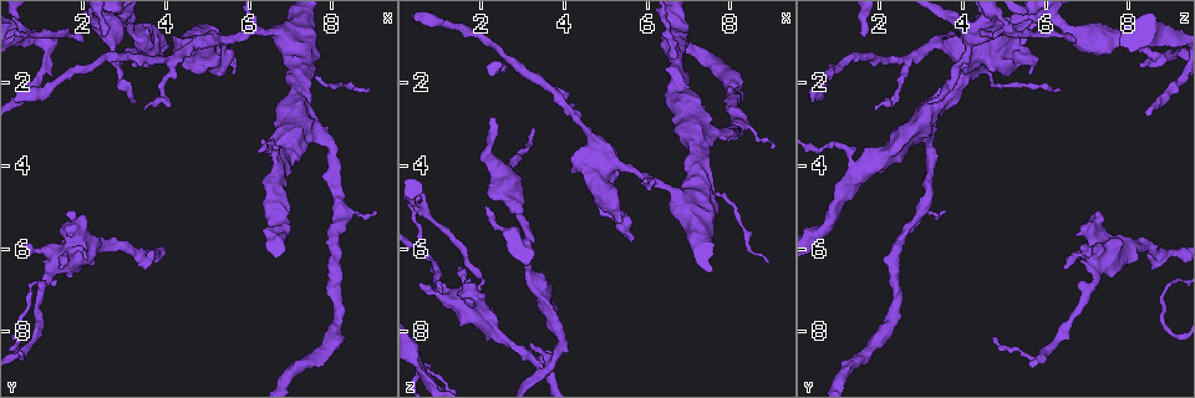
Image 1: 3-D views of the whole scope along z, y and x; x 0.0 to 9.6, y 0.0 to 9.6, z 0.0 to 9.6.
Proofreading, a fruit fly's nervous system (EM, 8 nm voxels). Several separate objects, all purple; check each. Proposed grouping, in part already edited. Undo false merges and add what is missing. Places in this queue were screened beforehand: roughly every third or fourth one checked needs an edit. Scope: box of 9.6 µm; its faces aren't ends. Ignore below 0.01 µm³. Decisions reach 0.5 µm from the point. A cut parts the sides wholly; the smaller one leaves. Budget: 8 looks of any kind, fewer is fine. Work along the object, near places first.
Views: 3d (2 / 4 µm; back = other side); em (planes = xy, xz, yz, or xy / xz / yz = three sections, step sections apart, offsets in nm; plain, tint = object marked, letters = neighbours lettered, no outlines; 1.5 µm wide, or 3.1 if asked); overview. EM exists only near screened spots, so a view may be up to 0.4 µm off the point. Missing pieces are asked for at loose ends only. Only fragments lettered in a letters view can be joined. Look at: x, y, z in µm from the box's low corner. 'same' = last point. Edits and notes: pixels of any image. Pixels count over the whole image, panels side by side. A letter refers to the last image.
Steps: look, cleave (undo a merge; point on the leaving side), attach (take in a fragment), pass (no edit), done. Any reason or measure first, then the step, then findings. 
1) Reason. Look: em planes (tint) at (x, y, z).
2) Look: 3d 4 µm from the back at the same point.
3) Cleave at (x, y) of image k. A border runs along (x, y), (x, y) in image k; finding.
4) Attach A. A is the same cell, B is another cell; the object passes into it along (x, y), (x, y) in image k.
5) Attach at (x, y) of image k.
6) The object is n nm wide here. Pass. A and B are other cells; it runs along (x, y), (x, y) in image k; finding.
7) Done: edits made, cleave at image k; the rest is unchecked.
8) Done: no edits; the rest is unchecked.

Sharp bend. Look: 3d 2 µm from the back at (0.70, 6.95, 8.90).

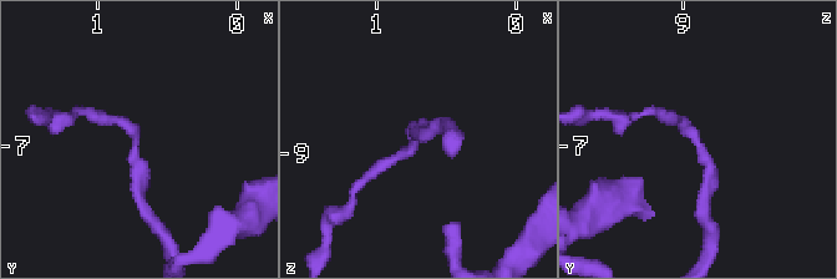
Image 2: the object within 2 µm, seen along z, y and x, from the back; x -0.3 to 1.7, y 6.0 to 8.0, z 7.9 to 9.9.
Now the EM. Look: em 3.1 µm planes (letters) at (0.74, 6.96, 8.90).

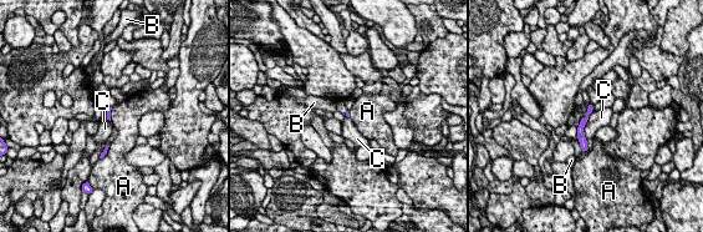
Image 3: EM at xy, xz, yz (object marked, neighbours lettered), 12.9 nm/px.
Cleave at (581, 139) of image 3. A, B and C are other cells; the part that leaves runs along (581, 126), (581, 140), (585, 149) in image 3; two neurons meet here.

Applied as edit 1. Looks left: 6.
Look: 3d 2 µm from the back at (3.75, 6.00, 8.65).

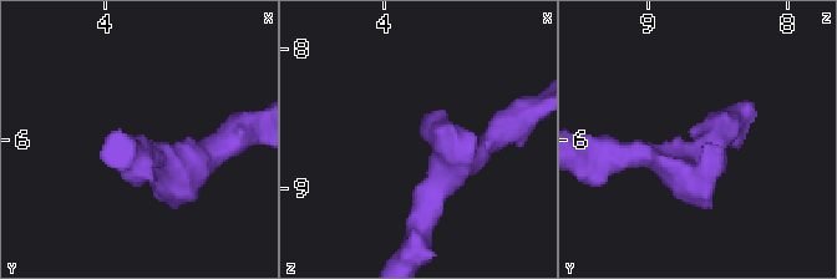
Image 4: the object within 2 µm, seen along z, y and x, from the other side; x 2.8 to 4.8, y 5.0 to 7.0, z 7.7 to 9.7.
The arms are 200, 220 nm wide; shape alone is not enough. Look: em planes (plain) at (3.70, 6.00, 8.56).

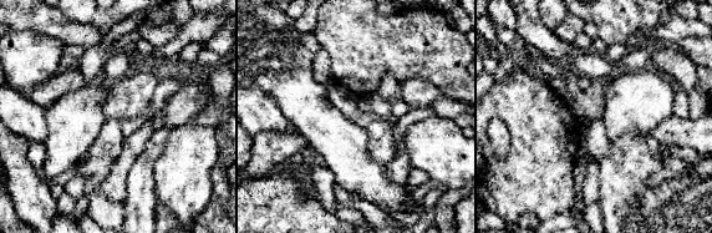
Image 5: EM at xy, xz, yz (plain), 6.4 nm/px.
What lies round it. Look: em planes (letters) at the same point.

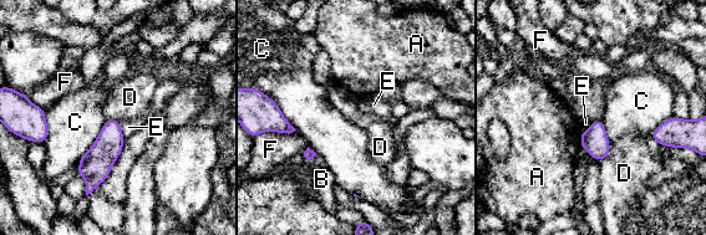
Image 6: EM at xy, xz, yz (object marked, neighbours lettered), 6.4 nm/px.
The object is 170 nm wide here. Pass. A, B, C, D, E and F are other cells; a border runs along (610, 142), (610, 149), (600, 163) in image 6; none of them fits.

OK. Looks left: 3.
Sharp bend. Look: 3d 4 µm at (6.05, 0.70, 4.30).

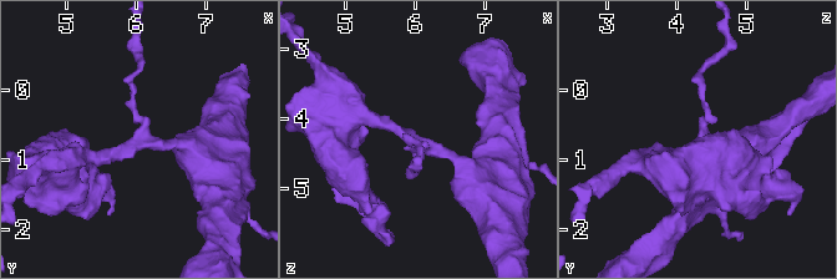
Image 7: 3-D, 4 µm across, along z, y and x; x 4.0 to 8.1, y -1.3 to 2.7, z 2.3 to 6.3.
Look: em planes (tint) at (6.10, 0.75, 4.35).

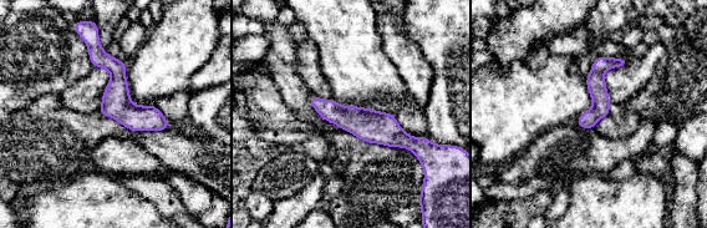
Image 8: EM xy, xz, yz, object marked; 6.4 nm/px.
Look: em planes (letters) at the same point.

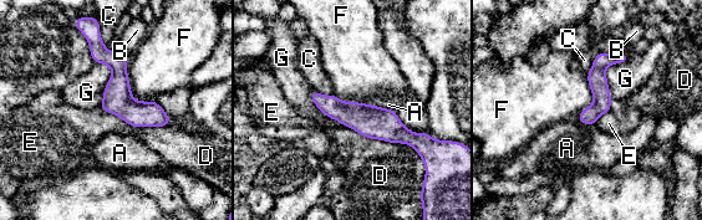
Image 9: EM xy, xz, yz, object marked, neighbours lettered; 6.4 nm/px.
Pass. A, B, C, D, E, F and G are other cells; it runs along (314, 95), (406, 137), (422, 136) in image 9; all the same neuron.

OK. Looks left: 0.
Done: edits made, cleave at image 3; the rest is unchecked.

